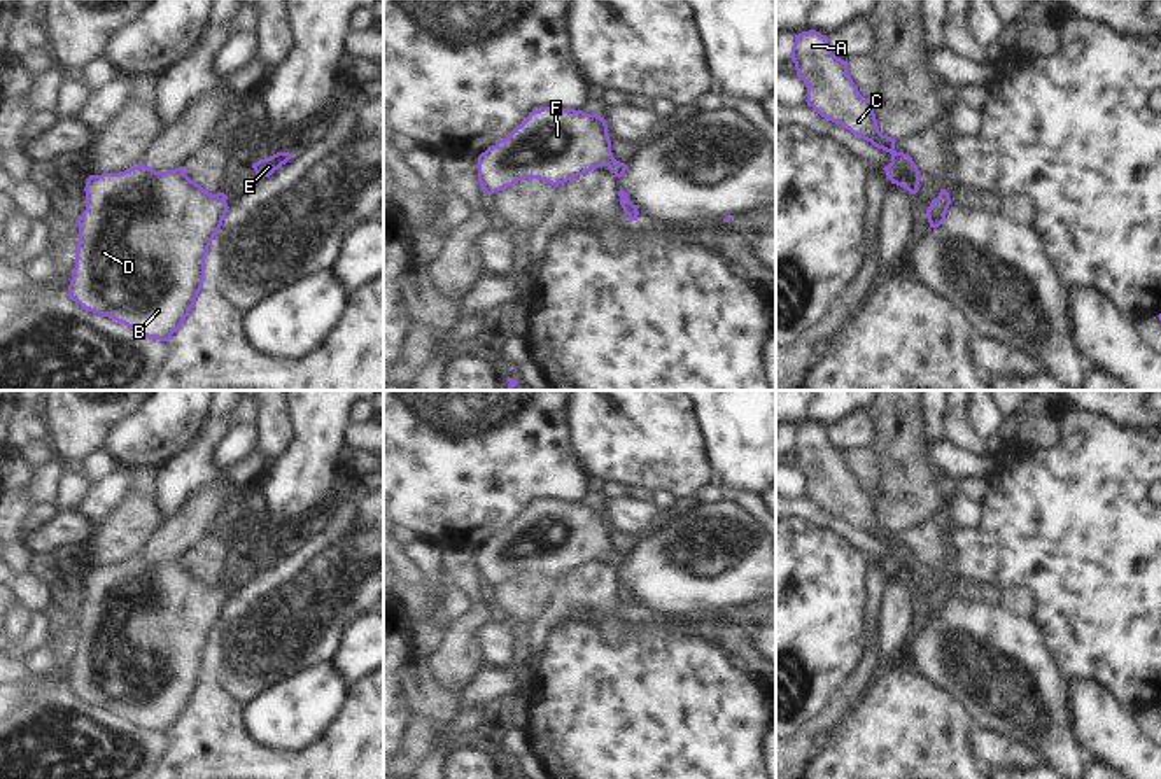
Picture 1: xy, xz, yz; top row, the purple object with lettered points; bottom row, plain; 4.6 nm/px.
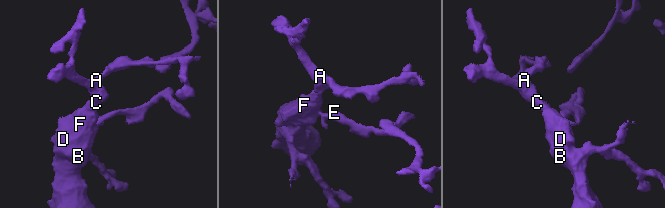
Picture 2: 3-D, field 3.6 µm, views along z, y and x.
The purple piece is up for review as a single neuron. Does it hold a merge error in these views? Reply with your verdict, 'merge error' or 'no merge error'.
no merge error

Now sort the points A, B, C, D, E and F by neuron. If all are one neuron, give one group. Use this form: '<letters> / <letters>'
A B C D E F

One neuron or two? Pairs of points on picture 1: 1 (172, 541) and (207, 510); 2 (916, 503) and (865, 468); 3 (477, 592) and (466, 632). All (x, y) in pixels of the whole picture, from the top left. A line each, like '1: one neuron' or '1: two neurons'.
1: one neuron
2: two neurons
3: one neuron

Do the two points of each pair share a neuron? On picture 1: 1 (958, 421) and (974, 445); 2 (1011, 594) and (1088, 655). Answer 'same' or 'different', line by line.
1: same
2: different

